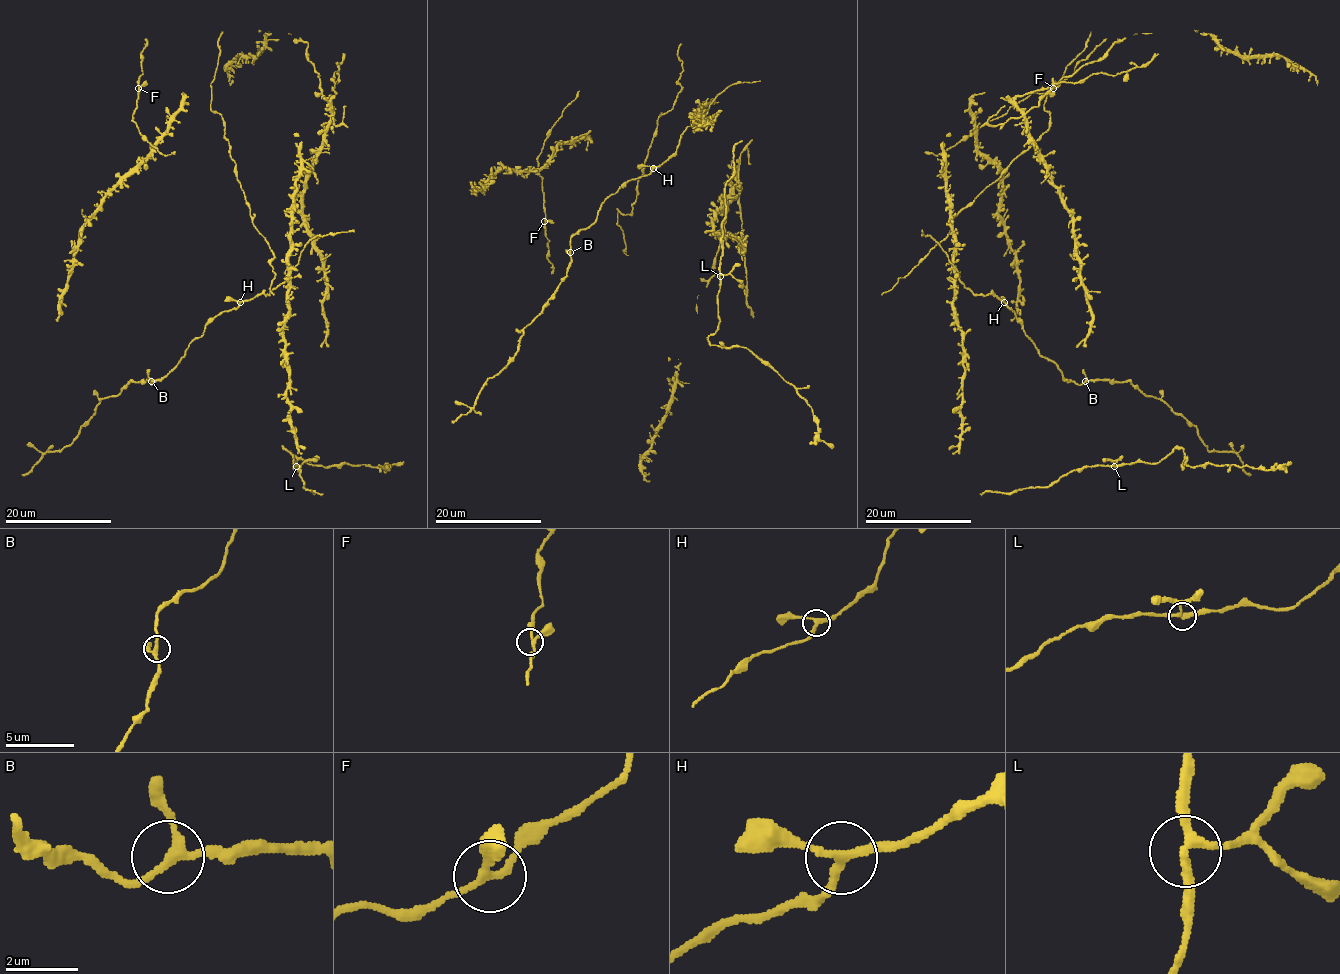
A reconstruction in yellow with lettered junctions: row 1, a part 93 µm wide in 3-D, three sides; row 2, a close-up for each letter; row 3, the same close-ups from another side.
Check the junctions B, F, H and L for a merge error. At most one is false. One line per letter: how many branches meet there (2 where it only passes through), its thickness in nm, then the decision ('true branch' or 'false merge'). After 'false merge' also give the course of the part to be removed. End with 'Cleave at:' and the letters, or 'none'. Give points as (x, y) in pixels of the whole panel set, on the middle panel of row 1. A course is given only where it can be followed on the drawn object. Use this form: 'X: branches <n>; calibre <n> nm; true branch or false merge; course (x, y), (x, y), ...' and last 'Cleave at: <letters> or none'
B: branches 3; calibre 240 nm; true branch
F: branches 3; calibre 200 nm; true branch
H: branches 3; calibre 240 nm; true branch
L: branches 3; calibre 240 nm; true branch
Cleave at: none

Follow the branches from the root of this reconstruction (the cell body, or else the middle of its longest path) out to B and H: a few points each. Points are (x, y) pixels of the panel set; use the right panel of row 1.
B: (954, 283), (958, 279), (974, 294), (1003, 301), (1041, 355), (1051, 359), (1065, 378), (1079, 385), (1085, 381)
H: (954, 283), (958, 279), (974, 294), (993, 294), (1004, 302)

